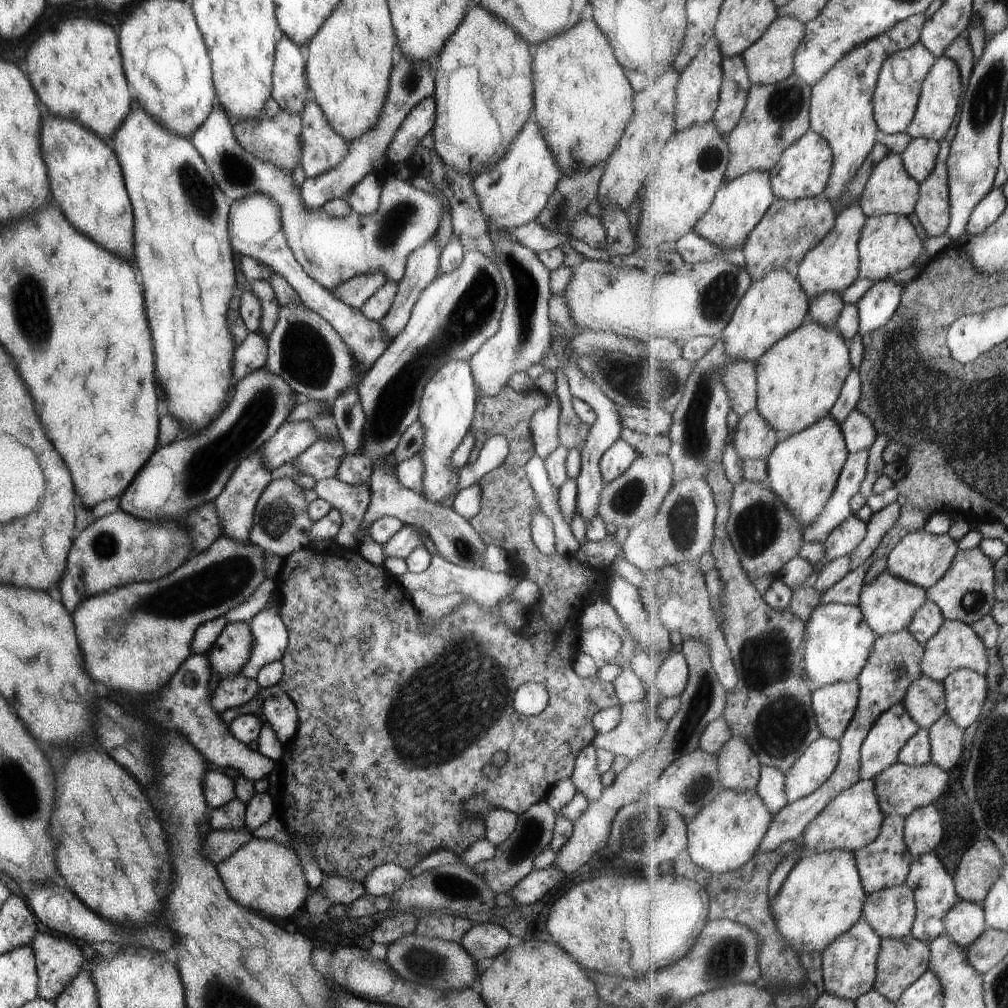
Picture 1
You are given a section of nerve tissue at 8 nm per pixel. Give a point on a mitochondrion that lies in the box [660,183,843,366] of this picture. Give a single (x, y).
(717, 296)

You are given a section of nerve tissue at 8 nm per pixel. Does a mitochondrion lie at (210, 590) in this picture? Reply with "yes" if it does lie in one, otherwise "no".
yes

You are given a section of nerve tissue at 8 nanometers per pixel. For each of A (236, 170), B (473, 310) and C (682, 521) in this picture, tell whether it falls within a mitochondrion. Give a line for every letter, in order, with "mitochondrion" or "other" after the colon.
A: mitochondrion
B: mitochondrion
C: mitochondrion

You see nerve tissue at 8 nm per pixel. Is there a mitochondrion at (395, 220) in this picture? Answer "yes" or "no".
yes

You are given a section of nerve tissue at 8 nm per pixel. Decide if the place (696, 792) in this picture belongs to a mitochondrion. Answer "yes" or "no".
yes

